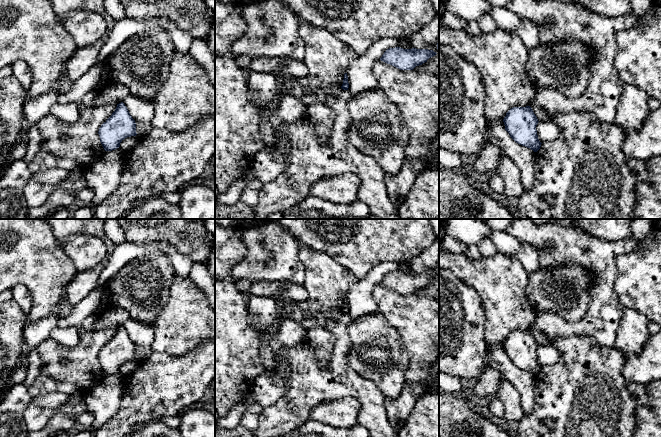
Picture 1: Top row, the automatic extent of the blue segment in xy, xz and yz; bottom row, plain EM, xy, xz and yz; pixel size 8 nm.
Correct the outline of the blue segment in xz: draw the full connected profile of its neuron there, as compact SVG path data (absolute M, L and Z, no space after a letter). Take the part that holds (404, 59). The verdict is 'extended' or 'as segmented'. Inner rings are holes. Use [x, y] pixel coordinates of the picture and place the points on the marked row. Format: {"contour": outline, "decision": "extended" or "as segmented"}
{"contour": "M400 47L387 49L381 61L390 64L400 70L413 70L416 66L422 65L437 53L428 49L403 49Z", "decision": "as segmented"}

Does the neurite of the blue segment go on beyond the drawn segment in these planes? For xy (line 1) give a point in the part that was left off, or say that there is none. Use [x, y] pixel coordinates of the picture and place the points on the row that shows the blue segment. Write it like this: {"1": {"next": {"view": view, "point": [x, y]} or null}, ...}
{"1": {"next": null}}

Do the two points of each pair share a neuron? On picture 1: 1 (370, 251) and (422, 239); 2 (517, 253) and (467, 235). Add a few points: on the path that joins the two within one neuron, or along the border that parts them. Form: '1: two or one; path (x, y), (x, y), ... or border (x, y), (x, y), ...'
1: one; path (383, 242), (401, 242), (404, 239), (409, 239)
2: one; path (505, 243), (489, 233), (479, 233)

